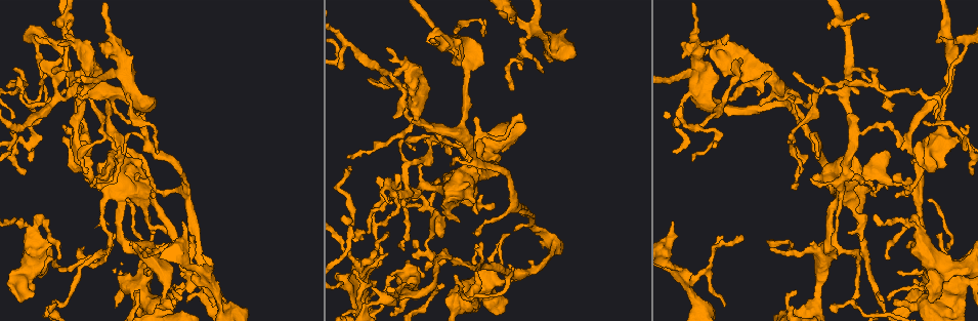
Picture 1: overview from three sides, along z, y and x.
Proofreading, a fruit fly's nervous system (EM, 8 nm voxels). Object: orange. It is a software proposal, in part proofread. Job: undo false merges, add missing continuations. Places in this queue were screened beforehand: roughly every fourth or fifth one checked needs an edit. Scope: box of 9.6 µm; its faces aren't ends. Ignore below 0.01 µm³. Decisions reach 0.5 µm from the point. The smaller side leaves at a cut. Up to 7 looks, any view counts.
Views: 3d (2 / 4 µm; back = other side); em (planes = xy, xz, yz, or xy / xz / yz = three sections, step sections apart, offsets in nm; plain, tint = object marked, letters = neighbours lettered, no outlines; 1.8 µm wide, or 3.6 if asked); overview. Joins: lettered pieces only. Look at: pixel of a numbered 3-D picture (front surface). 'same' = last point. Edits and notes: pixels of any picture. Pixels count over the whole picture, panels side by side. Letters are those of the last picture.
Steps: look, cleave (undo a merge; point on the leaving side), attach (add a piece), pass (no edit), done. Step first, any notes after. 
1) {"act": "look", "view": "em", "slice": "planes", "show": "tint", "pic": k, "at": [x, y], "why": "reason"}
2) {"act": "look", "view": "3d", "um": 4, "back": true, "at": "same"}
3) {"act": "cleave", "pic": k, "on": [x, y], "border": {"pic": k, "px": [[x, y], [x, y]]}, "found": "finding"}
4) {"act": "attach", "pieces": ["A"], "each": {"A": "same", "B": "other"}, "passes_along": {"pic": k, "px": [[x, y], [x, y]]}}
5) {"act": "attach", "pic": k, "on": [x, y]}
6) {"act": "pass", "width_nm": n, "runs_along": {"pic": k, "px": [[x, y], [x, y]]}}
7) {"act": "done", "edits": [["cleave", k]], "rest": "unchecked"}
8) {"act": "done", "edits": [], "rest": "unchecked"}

{"act": "look", "view": "em", "slice": "xy", "step": 16, "show": "letters", "pic": 1, "at": [522, 116], "why": "thin end"}

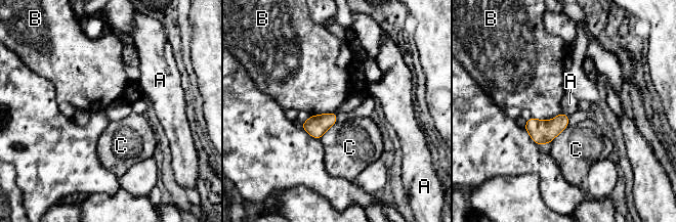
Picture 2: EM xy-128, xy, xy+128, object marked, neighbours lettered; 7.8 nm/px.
{"act": "pass", "longest_contact_nm": ["B", 240], "each": {"A": "other", "B": "other", "C": "other"}, "border": {"pic": 2, "px": [[562, 112], [567, 116]]}, "found": "no lettered piece goes on from it"}

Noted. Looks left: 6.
{"act": "look", "view": "em", "slice": "planes", "show": "plain", "pic": 1, "at": [480, 169], "why": "sharp bend"}

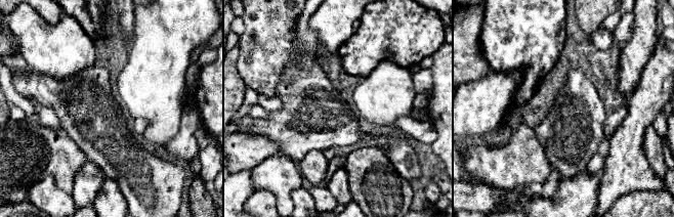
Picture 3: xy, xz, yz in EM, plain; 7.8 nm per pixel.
{"act": "look", "view": "em", "slice": "planes", "show": "letters", "at": "same"}

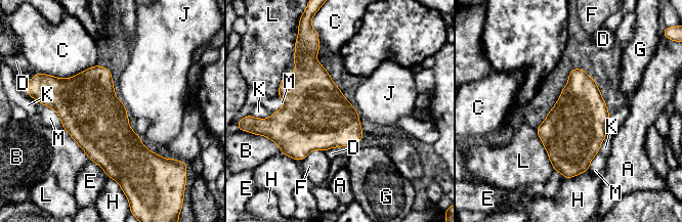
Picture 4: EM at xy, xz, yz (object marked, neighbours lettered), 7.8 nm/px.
{"act": "pass", "each": {"A": "other", "B": "other", "C": "other", "D": "other", "E": "other", "F": "other", "G": "other", "H": "other", "J": "other", "K": "other", "L": "other", "M": "other"}, "found": "continuous, no second cell"}

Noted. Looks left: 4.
{"act": "look", "view": "3d", "um": 2, "pic": 1, "at": [926, 123], "why": "branch stops here"}

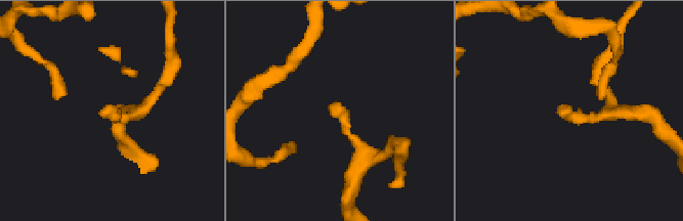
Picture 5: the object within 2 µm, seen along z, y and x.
{"act": "look", "view": "em", "slice": "planes", "show": "letters", "pic": 5, "at": [332, 105]}

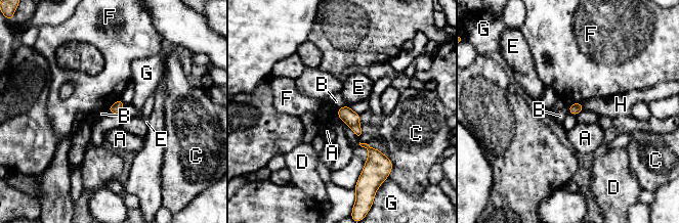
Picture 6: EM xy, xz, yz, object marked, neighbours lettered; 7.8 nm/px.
{"act": "pass", "width_nm": 80, "each": {"A": "other", "B": "other", "C": "other", "D": "other", "E": "other", "F": "other", "G": "other", "H": "other"}, "found": "none of them fits"}

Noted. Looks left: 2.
{"act": "done", "edits": [], "rest": "unchecked"}

